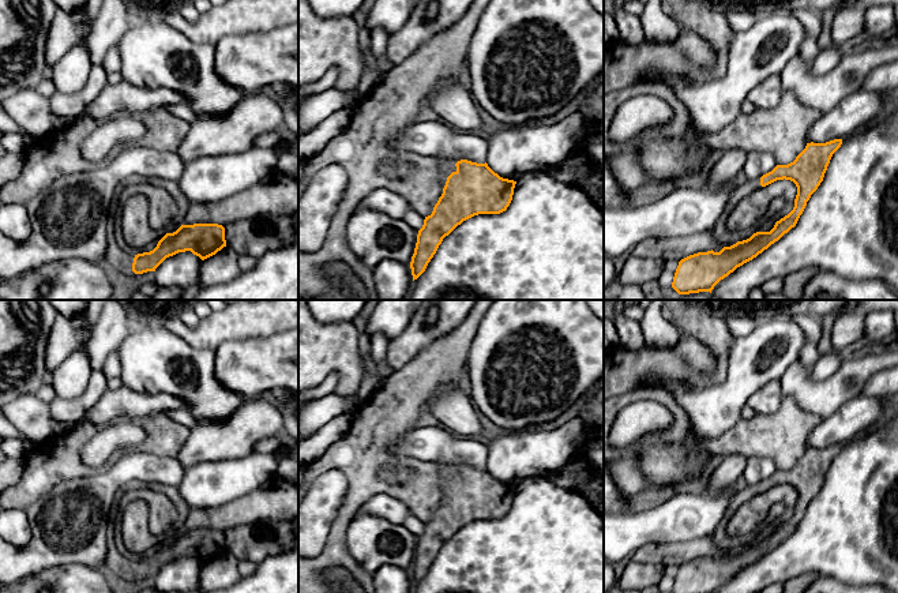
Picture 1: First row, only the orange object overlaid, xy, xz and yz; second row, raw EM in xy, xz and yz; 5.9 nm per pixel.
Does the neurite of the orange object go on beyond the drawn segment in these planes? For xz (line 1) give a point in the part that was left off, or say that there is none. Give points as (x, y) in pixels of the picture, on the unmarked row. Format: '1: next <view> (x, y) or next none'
1: next none

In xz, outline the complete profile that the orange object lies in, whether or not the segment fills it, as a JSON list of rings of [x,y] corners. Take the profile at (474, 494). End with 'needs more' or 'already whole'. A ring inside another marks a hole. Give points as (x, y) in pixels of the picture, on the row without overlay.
[[[461,465],[443,499],[418,536],[410,574],[413,586],[427,574],[443,544],[463,526],[478,519],[500,519],[512,506],[516,487],[503,484],[488,469]]] | already whole

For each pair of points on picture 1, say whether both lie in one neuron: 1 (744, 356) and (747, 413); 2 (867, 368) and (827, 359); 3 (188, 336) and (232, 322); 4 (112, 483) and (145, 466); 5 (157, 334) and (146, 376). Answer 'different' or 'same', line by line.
1: different
2: different
3: same
4: same
5: same

